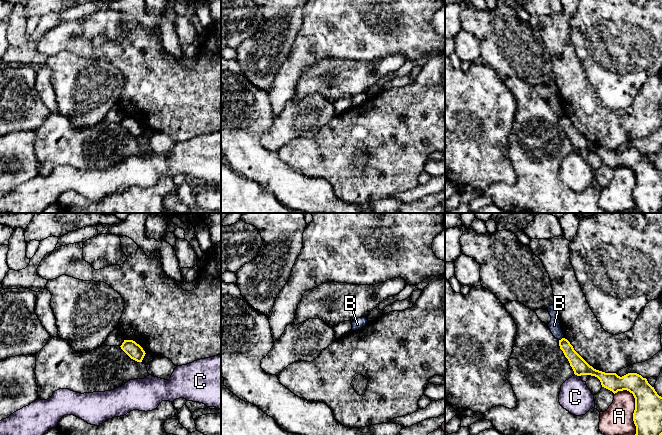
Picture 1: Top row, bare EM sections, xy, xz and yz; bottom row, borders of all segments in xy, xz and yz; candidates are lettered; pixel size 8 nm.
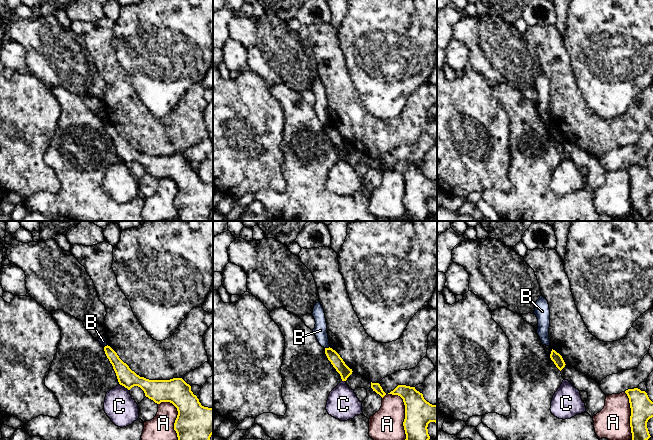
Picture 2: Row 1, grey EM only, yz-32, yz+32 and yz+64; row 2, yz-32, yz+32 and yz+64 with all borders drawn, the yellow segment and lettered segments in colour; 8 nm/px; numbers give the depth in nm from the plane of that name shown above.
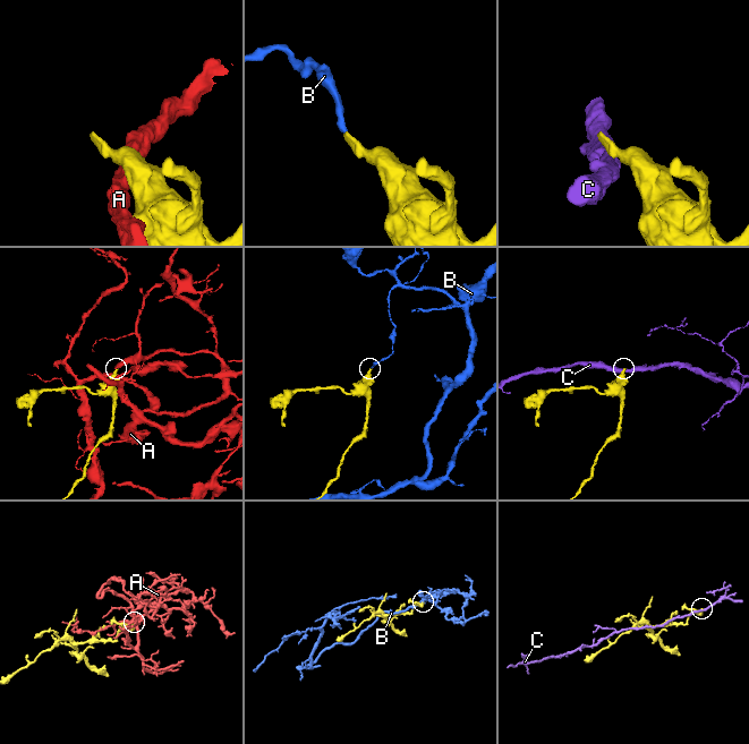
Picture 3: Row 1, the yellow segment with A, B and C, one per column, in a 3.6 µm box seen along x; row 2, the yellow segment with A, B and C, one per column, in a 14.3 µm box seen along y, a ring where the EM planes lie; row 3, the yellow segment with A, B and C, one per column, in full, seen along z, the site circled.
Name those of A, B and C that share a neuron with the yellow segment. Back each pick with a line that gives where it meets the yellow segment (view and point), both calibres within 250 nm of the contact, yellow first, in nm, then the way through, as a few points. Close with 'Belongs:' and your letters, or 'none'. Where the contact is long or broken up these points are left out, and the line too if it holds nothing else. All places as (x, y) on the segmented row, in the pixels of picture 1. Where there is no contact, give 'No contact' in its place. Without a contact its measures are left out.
Belongs: none

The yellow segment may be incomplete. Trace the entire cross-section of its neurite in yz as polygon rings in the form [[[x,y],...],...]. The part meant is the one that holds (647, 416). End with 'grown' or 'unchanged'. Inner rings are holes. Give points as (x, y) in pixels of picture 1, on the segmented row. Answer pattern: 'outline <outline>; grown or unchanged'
outline [[[567,339],[559,340],[559,346],[575,375],[595,376],[600,380],[602,387],[614,394],[623,390],[633,394],[635,435],[662,435],[662,397],[657,394],[646,378],[637,373],[628,373],[620,377],[616,373],[596,370],[574,350]]]; unchanged

